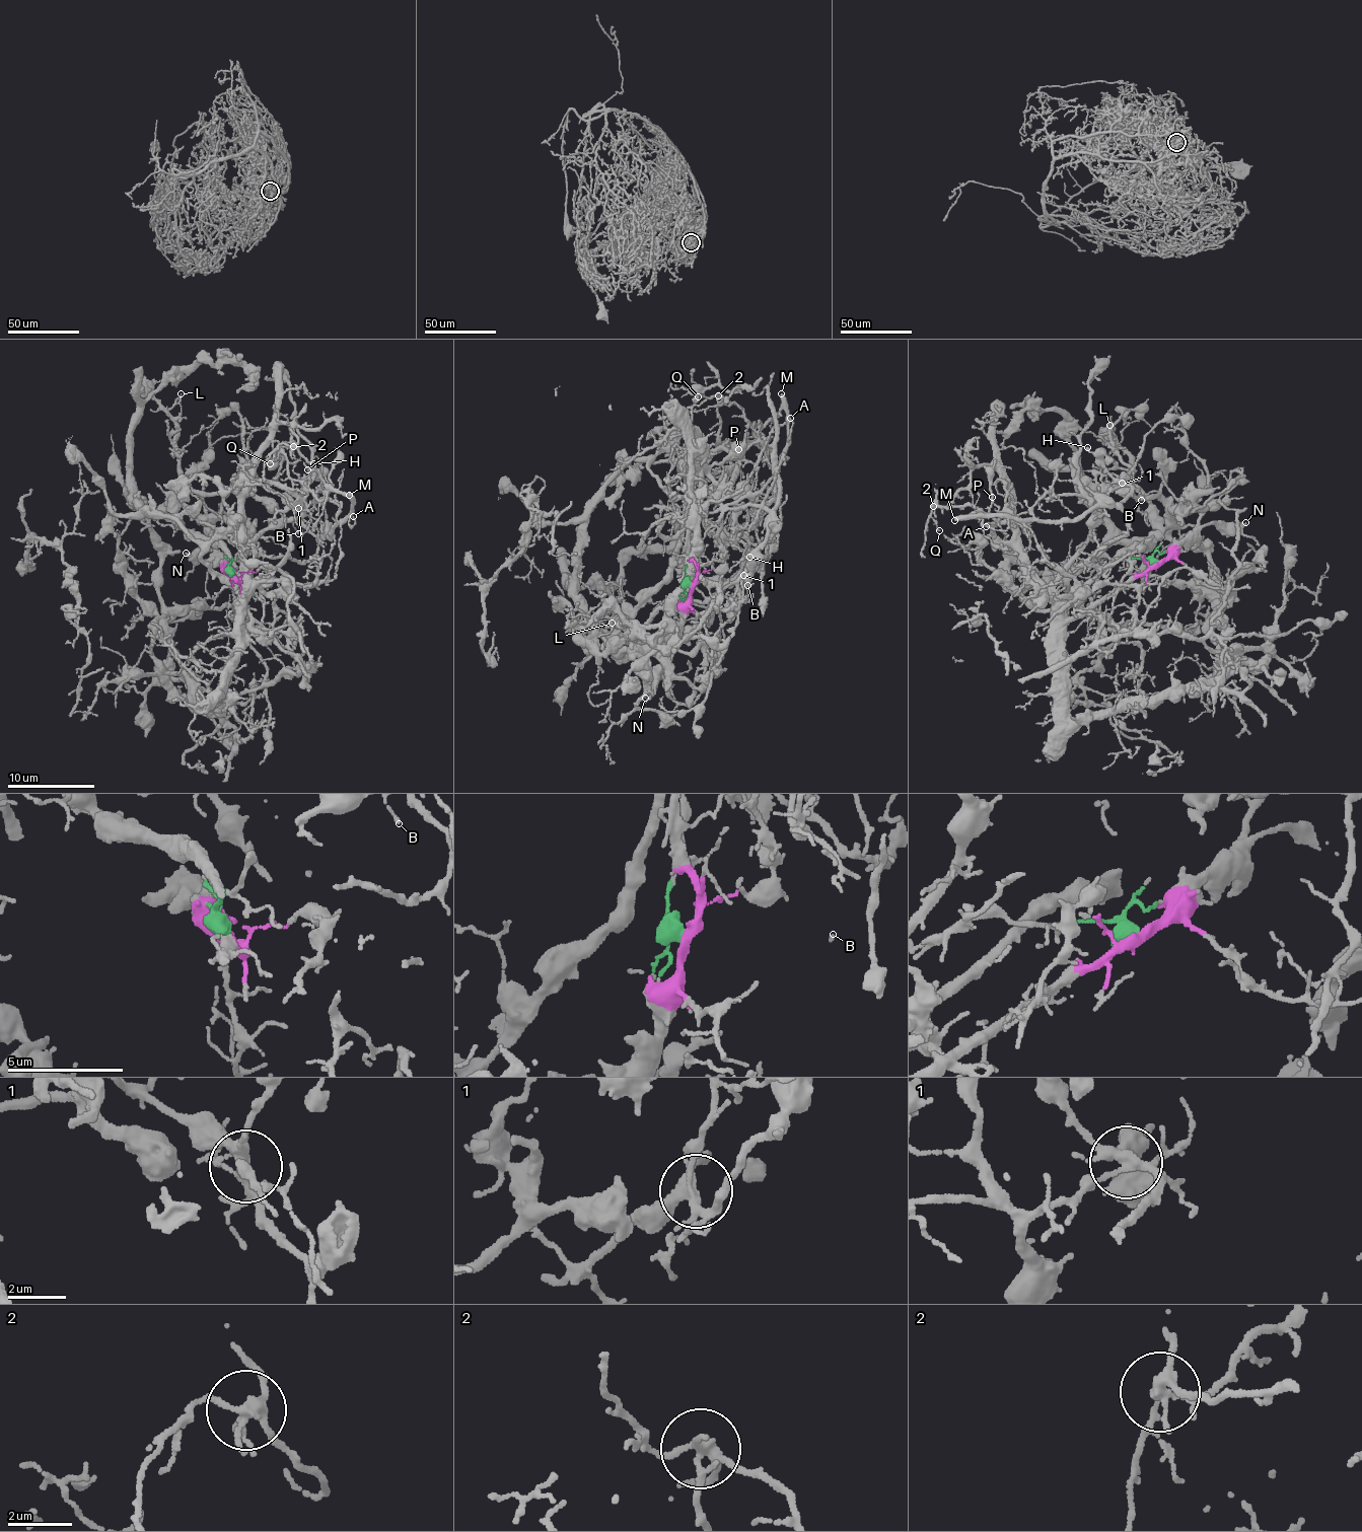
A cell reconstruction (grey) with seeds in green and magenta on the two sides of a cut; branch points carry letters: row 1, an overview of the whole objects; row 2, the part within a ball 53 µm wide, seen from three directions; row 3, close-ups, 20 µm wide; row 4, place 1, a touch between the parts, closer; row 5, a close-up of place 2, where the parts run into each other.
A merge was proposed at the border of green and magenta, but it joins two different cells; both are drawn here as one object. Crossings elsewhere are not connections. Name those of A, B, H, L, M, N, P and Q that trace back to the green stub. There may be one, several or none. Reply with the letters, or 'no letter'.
A, B, H, M, P, Q

